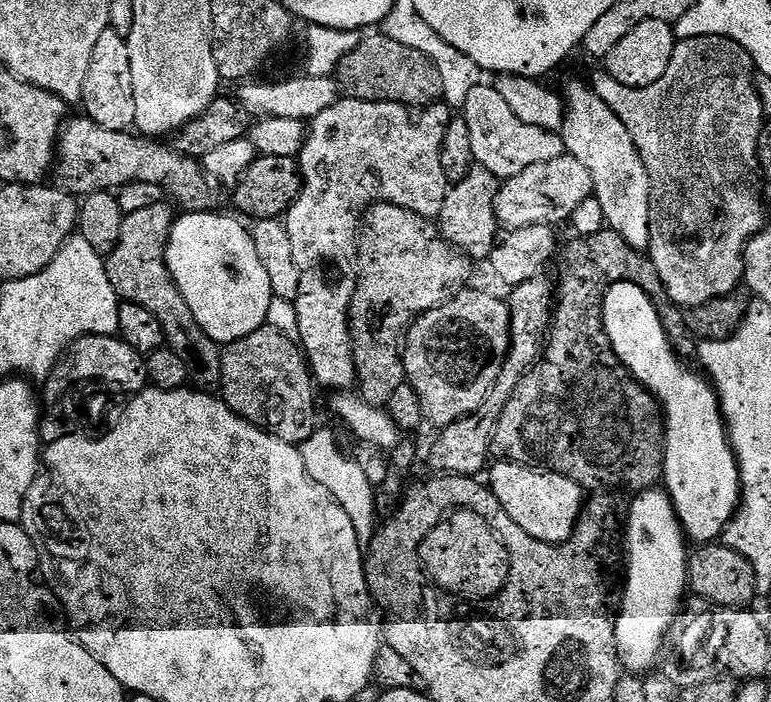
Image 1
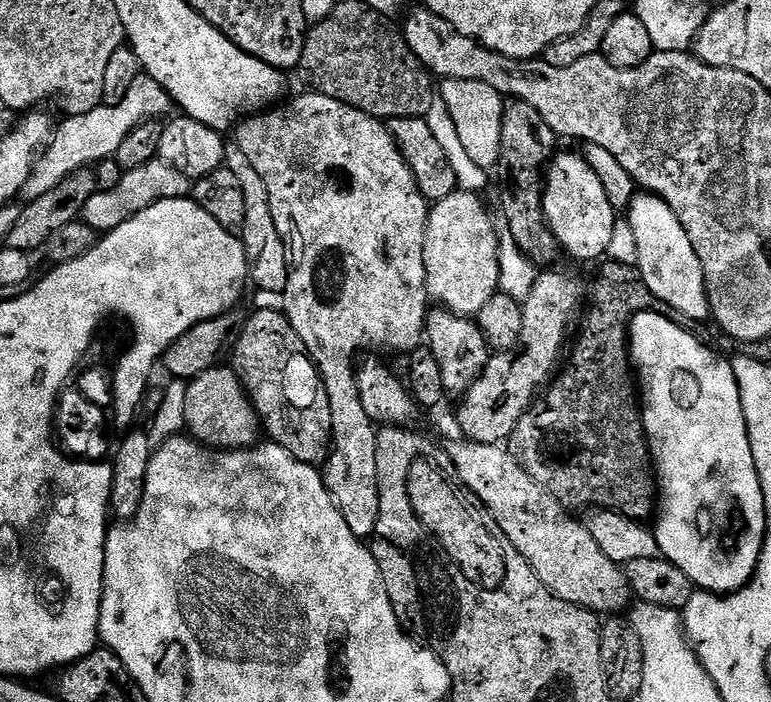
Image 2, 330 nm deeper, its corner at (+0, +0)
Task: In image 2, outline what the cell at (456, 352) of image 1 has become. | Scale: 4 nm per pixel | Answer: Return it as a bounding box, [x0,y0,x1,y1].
[456,270,580,445]

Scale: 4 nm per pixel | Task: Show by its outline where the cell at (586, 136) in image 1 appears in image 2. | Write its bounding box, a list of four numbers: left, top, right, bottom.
[626,194,710,321]

